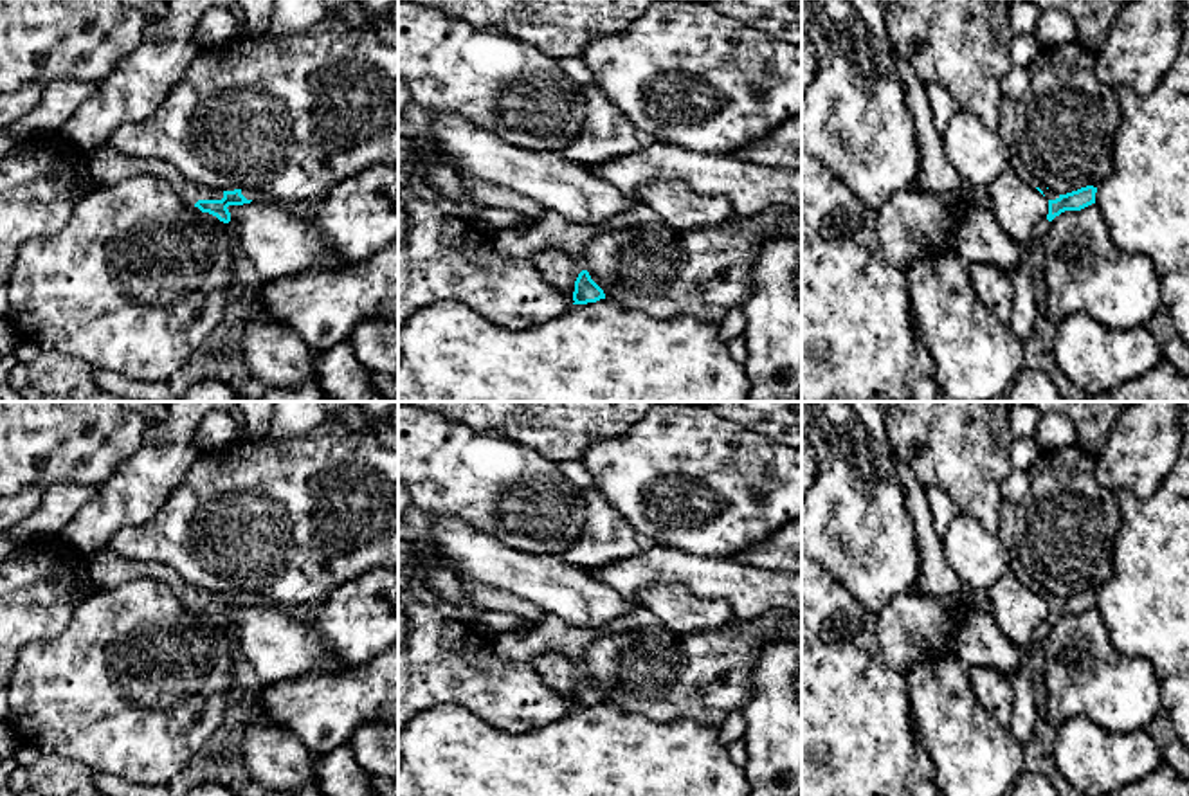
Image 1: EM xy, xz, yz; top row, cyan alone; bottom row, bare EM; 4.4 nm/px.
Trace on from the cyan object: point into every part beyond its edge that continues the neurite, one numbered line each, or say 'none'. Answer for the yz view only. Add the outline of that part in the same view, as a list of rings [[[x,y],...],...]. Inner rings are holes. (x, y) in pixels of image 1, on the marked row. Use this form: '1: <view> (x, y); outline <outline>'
1: yz (1007, 121); outline [[[1002,97],[1000,104],[1000,122],[998,122],[998,135],[1012,148],[1011,162],[1009,166],[1014,169],[1014,173],[1029,185],[1039,187],[1045,194],[1047,200],[1056,200],[1059,198],[1057,193],[1047,189],[1025,166],[1021,157],[1016,151],[1016,108],[1014,103],[1009,97]]]

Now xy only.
1: xy (107, 168); outline [[[97,148],[95,151],[88,153],[88,167],[95,187],[113,187],[123,184],[128,178],[139,175],[155,175],[166,180],[182,198],[182,202],[200,211],[195,204],[198,200],[222,200],[223,191],[209,189],[205,185],[198,185],[180,175],[180,171],[157,158],[132,158],[121,153],[115,153],[108,148]]]

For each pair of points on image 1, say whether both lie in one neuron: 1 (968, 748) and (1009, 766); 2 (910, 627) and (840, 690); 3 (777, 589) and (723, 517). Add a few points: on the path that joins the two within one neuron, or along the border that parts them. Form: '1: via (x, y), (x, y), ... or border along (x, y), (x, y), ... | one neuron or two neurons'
1: via (979, 759), (998, 764) | one neuron
2: border along (874, 616), (874, 638), (880, 658), (901, 676) | two neurons
3: border along (687, 551), (728, 559) | two neurons

